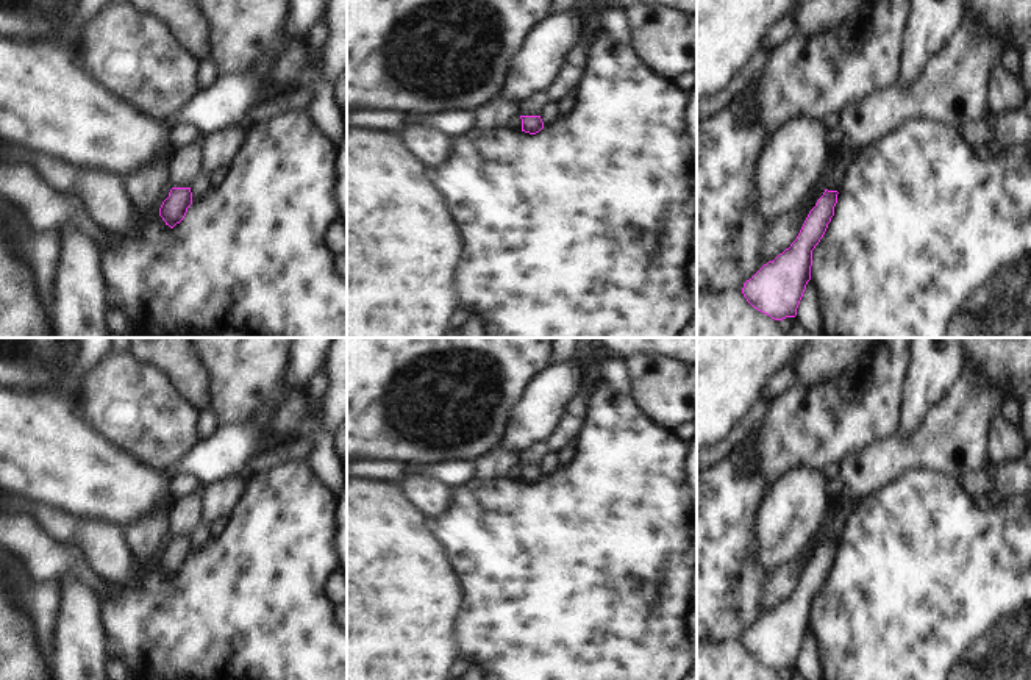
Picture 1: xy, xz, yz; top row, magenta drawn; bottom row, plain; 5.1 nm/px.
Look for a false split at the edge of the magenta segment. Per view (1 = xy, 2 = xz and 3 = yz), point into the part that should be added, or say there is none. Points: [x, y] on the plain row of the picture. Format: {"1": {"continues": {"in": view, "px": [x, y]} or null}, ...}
{"1": {"continues": null}, "2": {"continues": null}, "3": {"continues": null}}

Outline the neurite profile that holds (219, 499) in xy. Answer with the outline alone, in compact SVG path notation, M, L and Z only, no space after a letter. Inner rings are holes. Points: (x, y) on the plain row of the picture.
M241 475L206 486L203 492L203 505L205 505L203 522L212 525L219 519L228 517L242 494L245 480L247 475Z

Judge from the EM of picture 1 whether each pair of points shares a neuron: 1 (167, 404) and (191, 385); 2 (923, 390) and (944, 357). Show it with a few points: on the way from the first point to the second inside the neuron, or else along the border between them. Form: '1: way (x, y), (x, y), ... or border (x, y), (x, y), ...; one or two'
1: border (155, 366), (200, 410); two
2: way (930, 382), (936, 365); one

